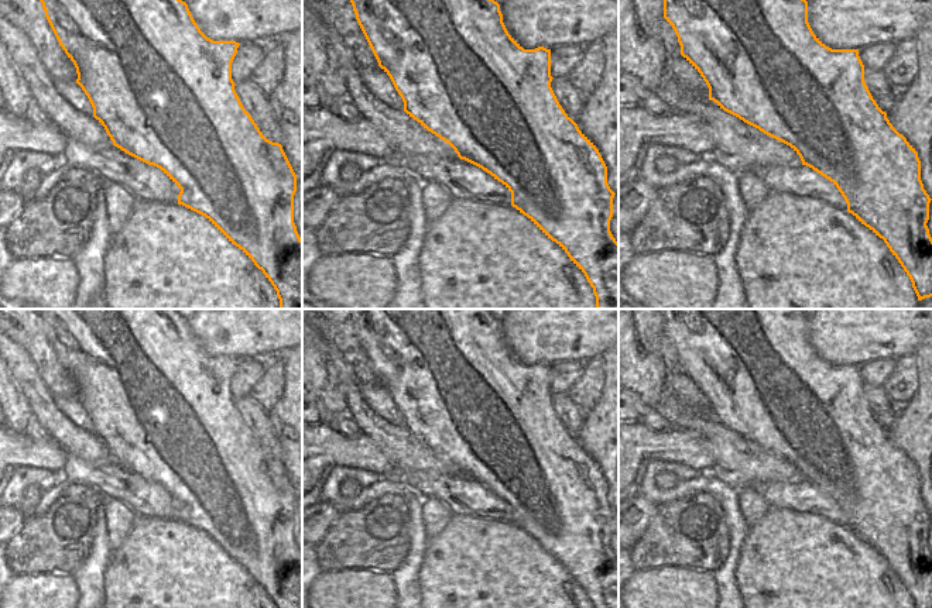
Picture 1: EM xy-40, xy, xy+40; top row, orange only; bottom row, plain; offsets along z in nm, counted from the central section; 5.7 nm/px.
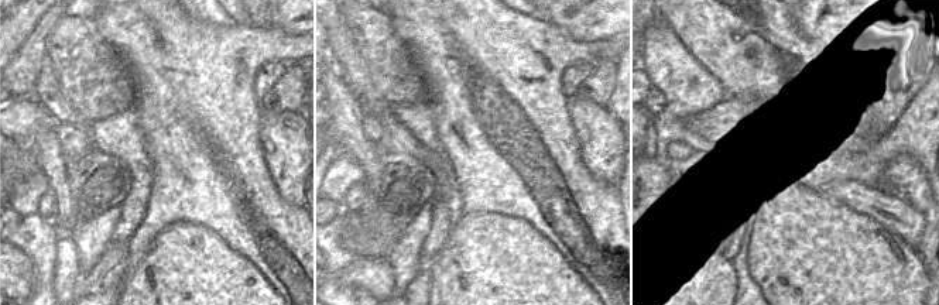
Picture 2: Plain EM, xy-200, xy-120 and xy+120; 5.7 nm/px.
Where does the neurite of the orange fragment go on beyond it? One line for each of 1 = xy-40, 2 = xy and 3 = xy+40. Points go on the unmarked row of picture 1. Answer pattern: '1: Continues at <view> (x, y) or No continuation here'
1: No continuation here
2: No continuation here
3: No continuation here.

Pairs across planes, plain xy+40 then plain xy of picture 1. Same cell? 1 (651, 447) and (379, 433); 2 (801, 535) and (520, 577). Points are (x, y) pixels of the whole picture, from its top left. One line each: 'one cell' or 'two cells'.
1: two cells
2: one cell

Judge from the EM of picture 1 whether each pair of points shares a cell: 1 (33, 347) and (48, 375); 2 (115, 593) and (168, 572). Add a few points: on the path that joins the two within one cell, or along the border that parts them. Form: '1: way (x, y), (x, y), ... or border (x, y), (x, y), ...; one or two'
1: way (40, 354), (47, 361), (48, 368); one
2: way (127, 593), (147, 593), (156, 584); one

